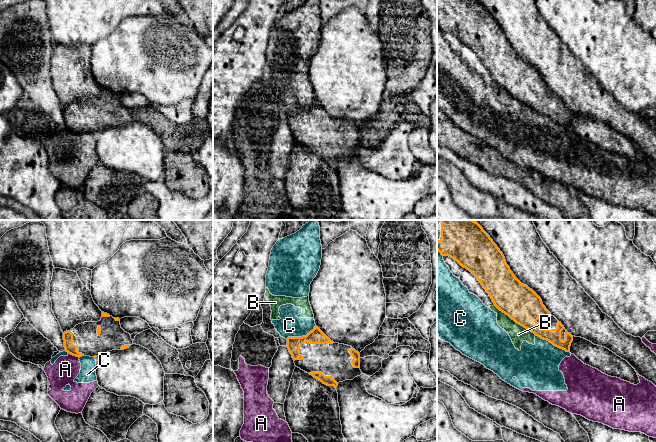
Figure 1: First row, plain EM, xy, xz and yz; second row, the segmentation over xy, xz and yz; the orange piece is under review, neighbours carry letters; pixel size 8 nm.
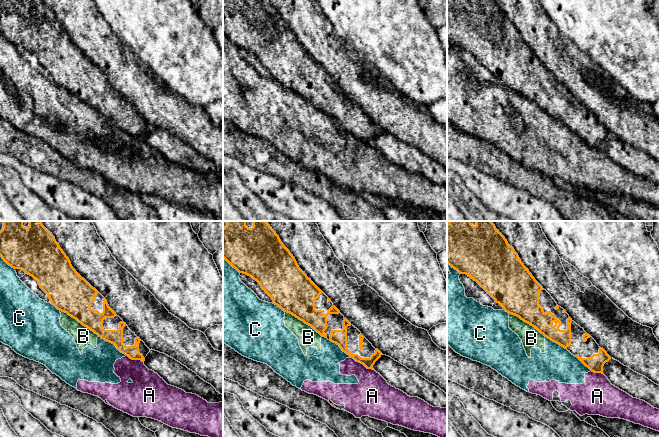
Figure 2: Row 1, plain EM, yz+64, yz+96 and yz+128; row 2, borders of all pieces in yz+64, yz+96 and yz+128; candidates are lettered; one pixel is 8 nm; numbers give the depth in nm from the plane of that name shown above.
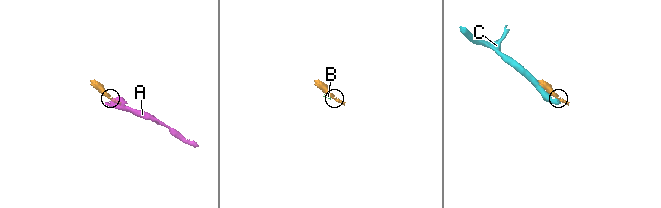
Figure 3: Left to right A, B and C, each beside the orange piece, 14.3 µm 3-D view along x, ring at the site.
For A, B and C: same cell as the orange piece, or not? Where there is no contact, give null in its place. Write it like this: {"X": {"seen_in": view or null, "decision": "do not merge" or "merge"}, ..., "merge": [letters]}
{"A": {"seen_in": "xy", "decision": "do not merge"}, "B": {"seen_in": "yz", "decision": "do not merge"}, "C": {"seen_in": "yz", "decision": "do not merge"}, "merge": []}

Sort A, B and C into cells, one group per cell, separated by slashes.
A B C

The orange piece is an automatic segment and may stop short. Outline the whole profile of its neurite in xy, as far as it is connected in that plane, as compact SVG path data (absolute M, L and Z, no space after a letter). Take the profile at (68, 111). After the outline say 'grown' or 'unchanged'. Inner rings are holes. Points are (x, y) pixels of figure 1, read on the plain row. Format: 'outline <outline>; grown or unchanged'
outline M102 88L98 98L84 98L63 109L65 127L82 133L97 132L112 126L124 126L133 120L131 111L120 101L119 94Z; grown

